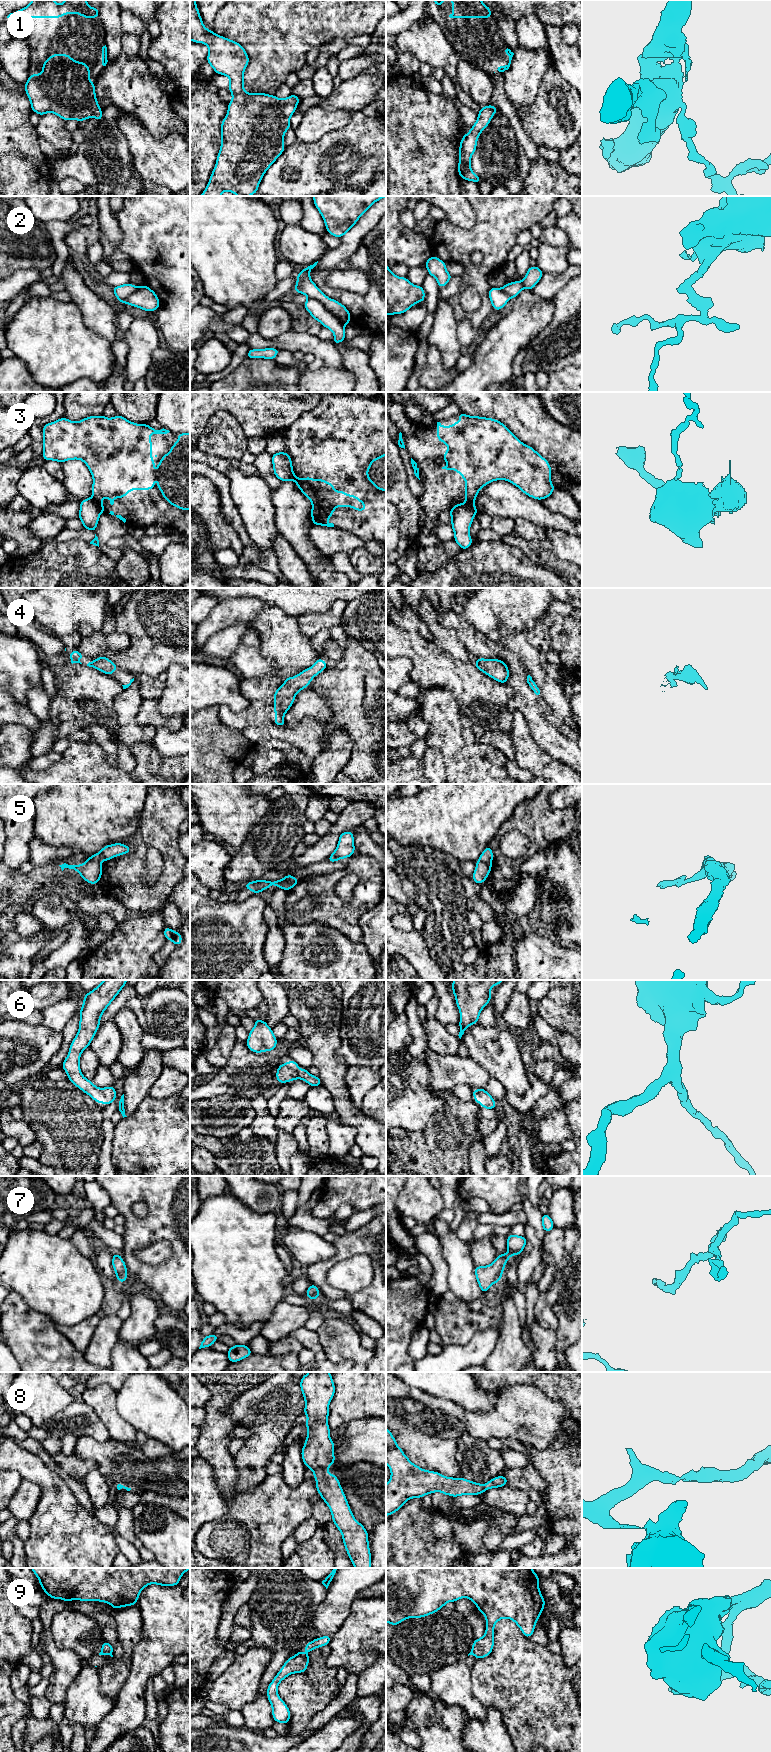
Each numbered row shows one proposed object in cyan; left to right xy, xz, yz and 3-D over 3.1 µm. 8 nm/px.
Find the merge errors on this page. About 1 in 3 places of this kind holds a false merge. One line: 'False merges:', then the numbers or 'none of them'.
False merges: 2, 3, 4, 5, 9

